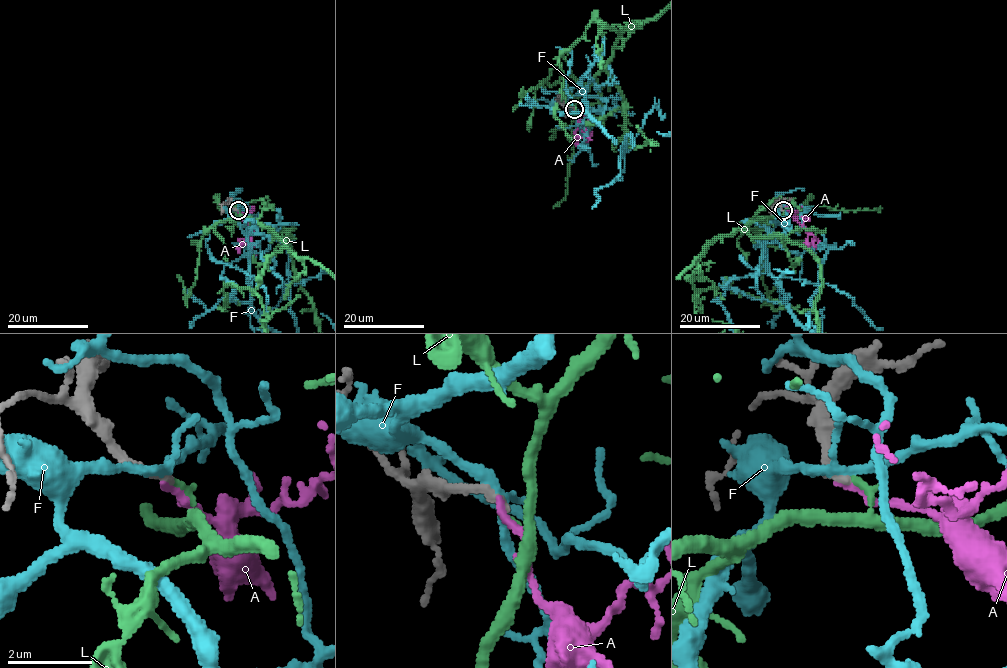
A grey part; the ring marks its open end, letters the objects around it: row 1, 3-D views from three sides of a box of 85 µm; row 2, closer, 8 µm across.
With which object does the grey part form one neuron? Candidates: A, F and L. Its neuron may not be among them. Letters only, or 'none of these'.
none of these

